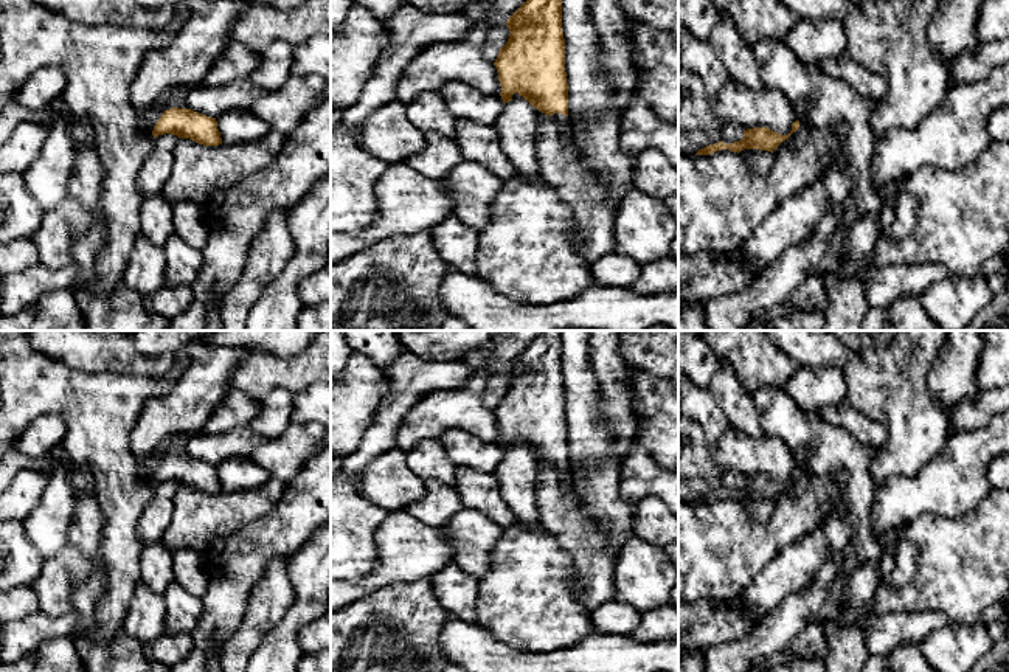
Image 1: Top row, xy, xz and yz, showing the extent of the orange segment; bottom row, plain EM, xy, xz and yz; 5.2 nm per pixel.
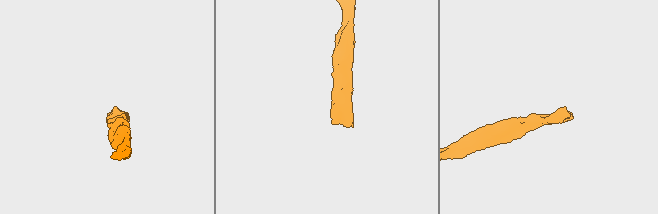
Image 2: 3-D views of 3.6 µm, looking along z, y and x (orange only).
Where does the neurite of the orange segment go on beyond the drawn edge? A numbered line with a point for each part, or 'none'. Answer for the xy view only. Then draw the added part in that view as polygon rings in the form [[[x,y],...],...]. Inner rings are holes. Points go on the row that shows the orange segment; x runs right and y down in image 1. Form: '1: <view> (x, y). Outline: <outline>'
1: xy (177, 98). Outline: [[[172,92],[172,95],[163,104],[163,112],[172,107],[188,109],[186,106],[186,93],[185,92]]]

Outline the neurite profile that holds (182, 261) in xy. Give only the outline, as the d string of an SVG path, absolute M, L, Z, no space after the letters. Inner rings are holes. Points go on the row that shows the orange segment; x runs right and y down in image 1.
M172 233L163 247L163 253L166 258L165 284L171 287L191 286L203 262L202 251Z

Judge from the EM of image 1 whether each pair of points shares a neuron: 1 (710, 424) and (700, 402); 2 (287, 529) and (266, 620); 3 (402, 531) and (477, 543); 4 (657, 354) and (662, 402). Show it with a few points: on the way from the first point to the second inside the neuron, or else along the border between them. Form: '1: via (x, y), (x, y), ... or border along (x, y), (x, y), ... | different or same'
1: via (710, 419), (700, 407) | same
2: border along (289, 556), (273, 557), (256, 584) | different
3: border along (438, 528), (450, 543), (452, 562) | different
4: border along (640, 371), (662, 379) | different

